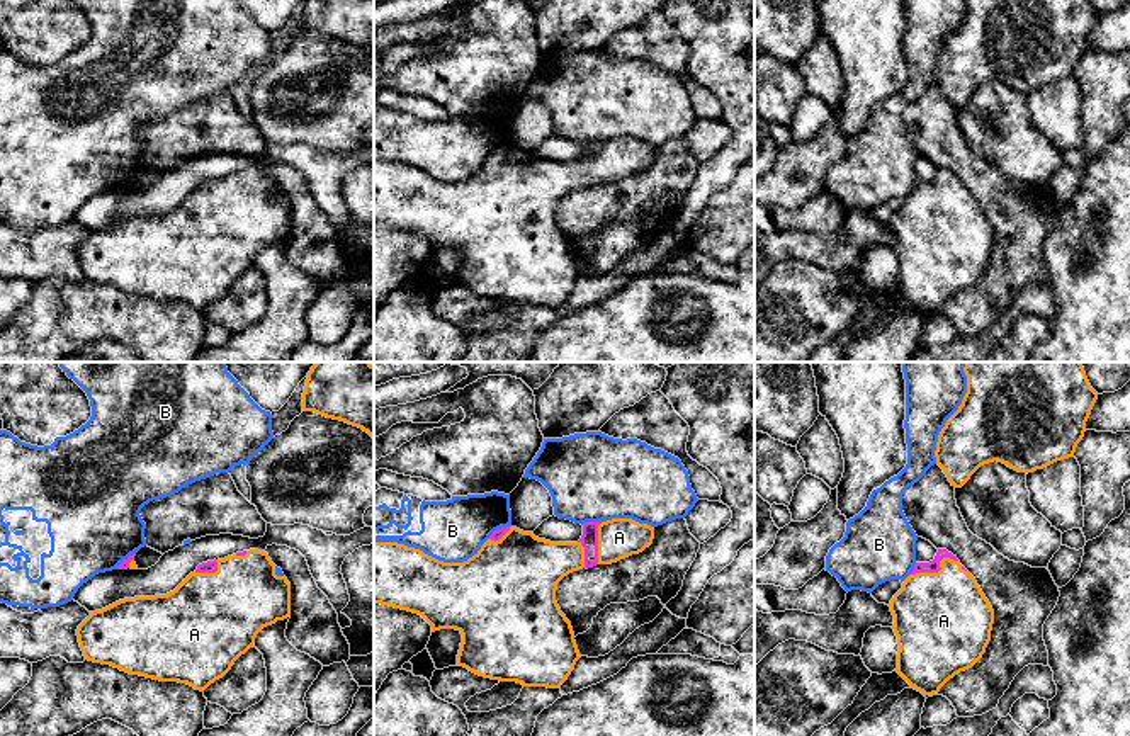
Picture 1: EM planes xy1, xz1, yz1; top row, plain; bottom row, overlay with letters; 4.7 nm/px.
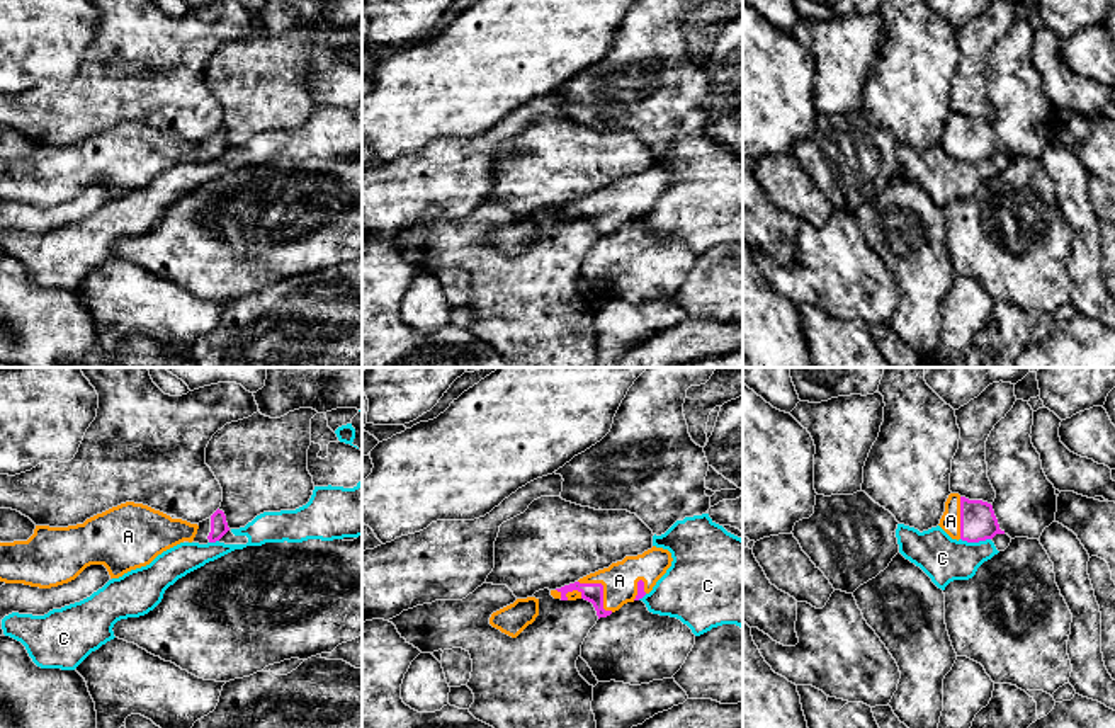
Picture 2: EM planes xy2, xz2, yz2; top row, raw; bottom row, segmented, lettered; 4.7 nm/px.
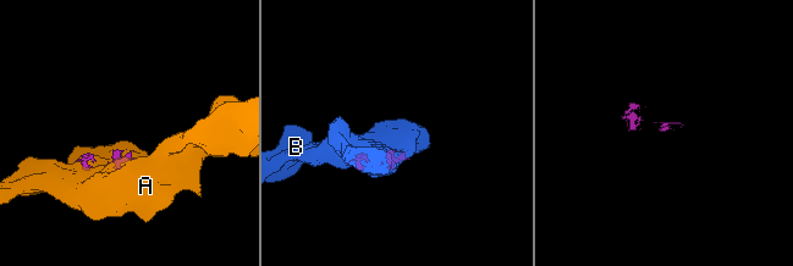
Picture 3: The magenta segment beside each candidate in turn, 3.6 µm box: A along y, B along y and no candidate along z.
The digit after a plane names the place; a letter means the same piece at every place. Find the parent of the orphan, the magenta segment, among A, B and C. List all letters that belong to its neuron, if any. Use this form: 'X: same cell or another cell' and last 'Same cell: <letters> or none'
A: same cell
B: another cell
C: another cell
Same cell: A

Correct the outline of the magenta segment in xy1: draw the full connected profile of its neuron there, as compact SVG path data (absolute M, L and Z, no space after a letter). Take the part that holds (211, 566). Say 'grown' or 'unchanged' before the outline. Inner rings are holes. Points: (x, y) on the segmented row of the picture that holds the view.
grown; M250 549L224 559L197 566L173 592L155 597L119 600L90 615L78 626L76 636L85 660L110 665L129 675L160 682L178 682L204 692L223 678L234 661L255 644L257 634L291 615L291 583L275 575L275 564L267 552Z

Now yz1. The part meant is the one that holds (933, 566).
grown; M938 549L929 563L916 563L889 607L899 644L896 671L924 695L938 694L950 678L972 668L991 641L994 610L975 578L946 549Z

